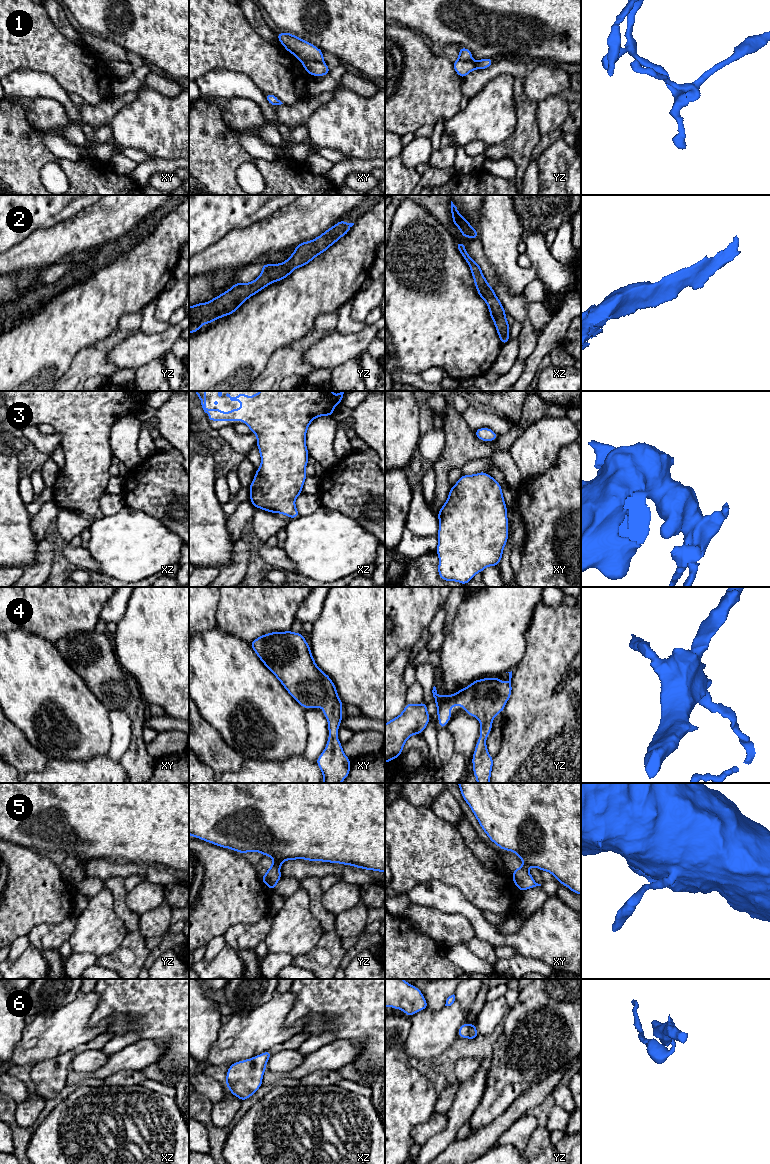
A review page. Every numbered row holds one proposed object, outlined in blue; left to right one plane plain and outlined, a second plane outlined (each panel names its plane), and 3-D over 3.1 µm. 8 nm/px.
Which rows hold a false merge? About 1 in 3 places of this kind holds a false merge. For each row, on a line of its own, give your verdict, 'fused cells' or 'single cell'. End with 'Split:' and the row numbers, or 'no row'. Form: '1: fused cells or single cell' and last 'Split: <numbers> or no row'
1: fused cells
2: single cell
3: single cell
4: single cell
5: single cell
6: single cell
Split: 1

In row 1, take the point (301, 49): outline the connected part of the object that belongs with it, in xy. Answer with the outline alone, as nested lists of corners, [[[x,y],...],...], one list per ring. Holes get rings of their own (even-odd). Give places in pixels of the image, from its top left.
[[[288,32],[276,33],[276,35],[284,48],[298,60],[302,61],[305,58],[310,58],[325,63],[322,50],[310,42]]]

